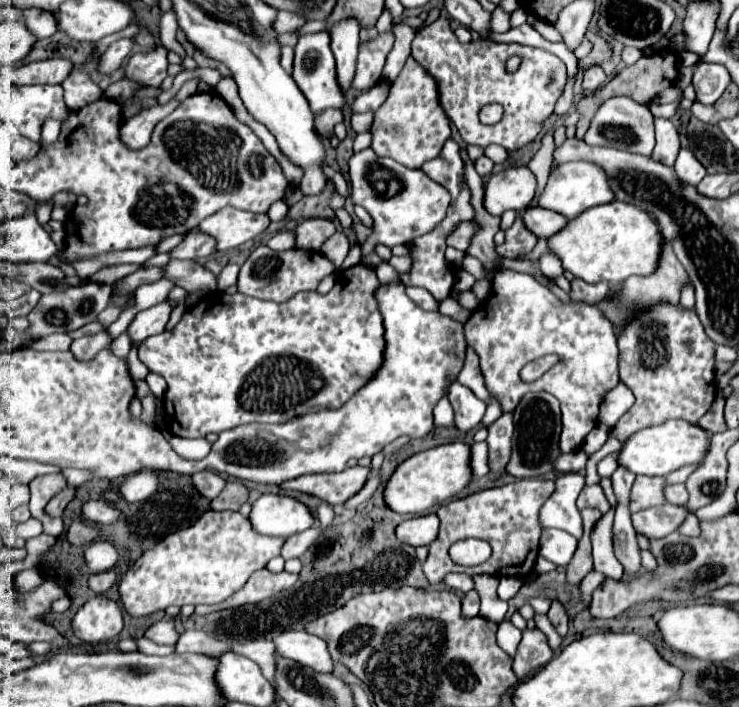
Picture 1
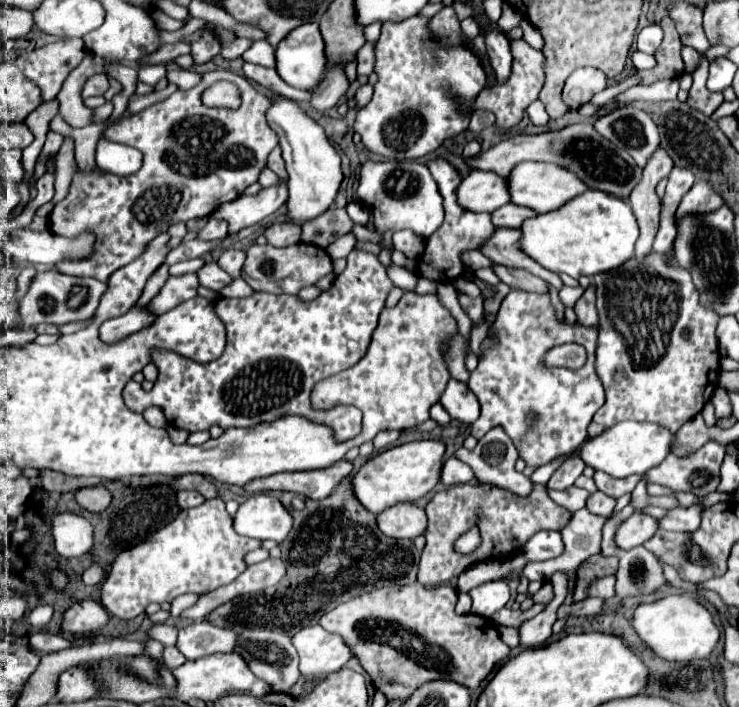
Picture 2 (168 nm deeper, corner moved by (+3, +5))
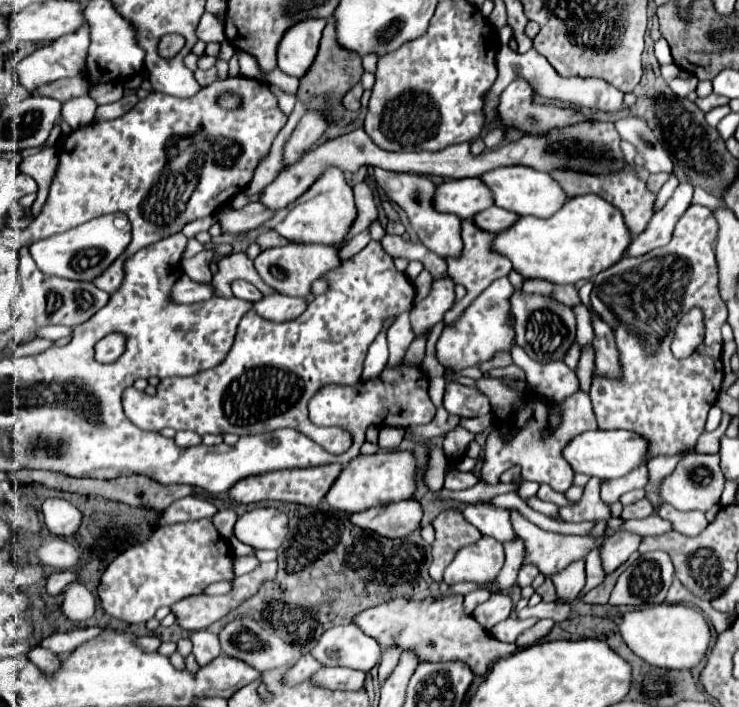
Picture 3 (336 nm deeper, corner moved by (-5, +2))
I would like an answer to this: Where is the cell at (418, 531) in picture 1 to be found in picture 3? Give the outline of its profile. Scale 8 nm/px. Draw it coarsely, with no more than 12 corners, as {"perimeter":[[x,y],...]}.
{"perimeter":[[401,500],[349,514],[351,524],[403,538],[419,528],[421,506]]}

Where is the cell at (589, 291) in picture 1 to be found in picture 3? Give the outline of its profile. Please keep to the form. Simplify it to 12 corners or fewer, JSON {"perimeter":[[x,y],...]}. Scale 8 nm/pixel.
{"perimeter":[[593,314],[593,376],[619,380],[623,370],[611,326]]}

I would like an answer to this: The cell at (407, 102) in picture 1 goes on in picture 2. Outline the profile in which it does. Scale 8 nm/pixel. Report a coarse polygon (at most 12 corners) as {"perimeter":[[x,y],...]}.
{"perimeter":[[427,17],[387,21],[355,131],[383,159],[421,159],[467,129],[447,93],[485,87]]}

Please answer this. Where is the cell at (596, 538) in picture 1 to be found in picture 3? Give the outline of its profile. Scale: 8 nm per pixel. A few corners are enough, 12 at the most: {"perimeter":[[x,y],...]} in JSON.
{"perimeter":[[589,478],[579,502],[561,508],[565,522],[611,518]]}

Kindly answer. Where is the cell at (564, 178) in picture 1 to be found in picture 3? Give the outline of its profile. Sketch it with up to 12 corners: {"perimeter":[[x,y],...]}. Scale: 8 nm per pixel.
{"perimeter":[[523,166],[479,176],[495,206],[547,218],[567,200],[545,172]]}

